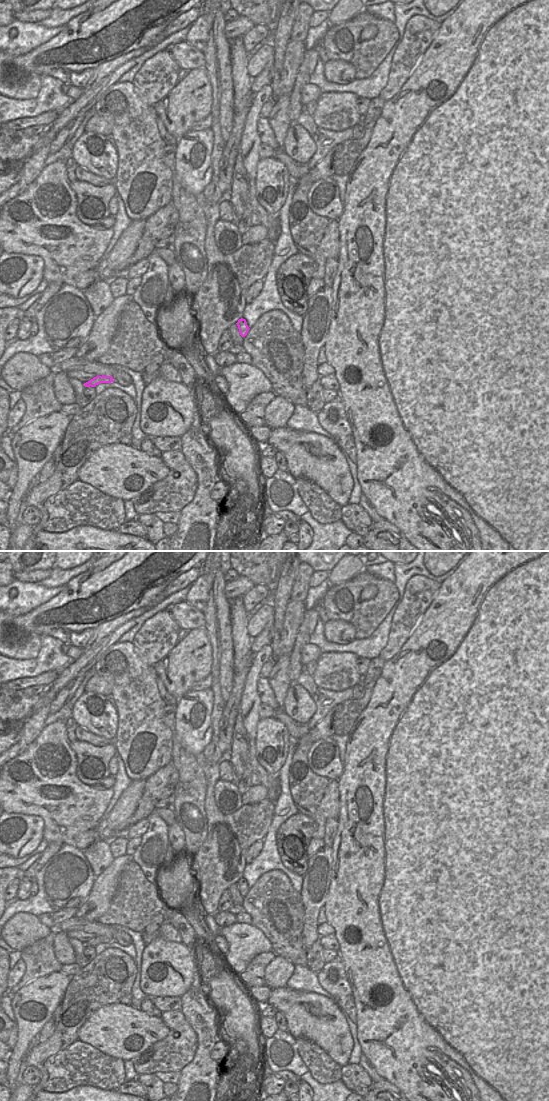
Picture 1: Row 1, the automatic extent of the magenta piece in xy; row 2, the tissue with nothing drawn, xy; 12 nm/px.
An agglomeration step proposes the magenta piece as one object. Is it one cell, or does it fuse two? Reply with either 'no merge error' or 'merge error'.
no merge error

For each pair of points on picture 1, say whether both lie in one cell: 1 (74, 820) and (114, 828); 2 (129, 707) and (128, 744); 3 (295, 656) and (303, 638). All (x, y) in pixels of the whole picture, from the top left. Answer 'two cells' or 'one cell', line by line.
1: two cells
2: one cell
3: one cell

